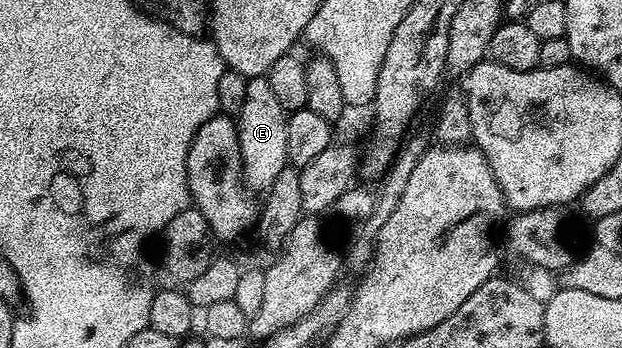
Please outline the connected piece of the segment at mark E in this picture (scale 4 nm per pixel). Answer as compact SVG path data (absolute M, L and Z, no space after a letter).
M268 77L250 78L244 83L245 95L241 98L241 111L235 114L241 165L245 171L245 185L250 191L268 191L275 184L279 172L289 162L287 152L287 124L289 119L283 104L275 97Z

